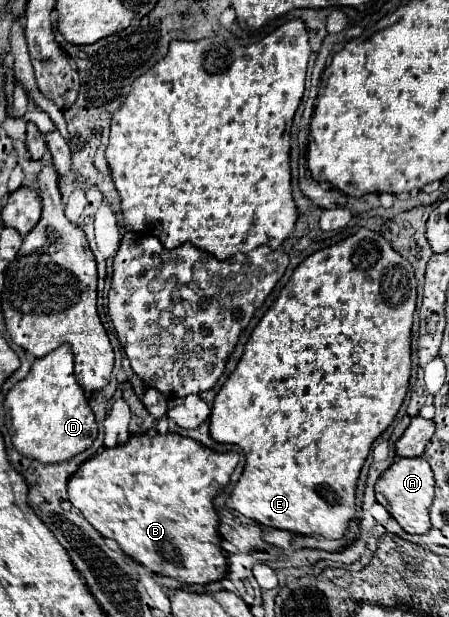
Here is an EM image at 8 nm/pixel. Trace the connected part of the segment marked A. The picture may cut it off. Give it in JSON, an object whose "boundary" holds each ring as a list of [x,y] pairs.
{"boundary":[[[421,457],[397,459],[375,483],[375,499],[381,503],[391,517],[401,525],[405,533],[425,535],[429,529],[429,507],[433,503],[433,471]]]}

